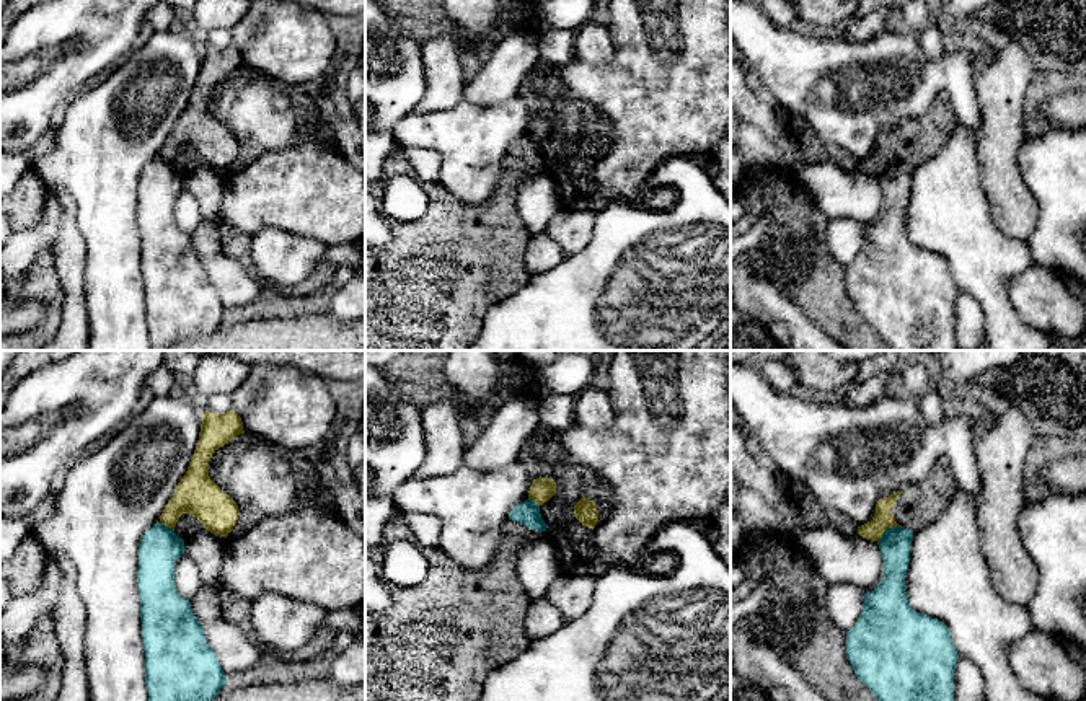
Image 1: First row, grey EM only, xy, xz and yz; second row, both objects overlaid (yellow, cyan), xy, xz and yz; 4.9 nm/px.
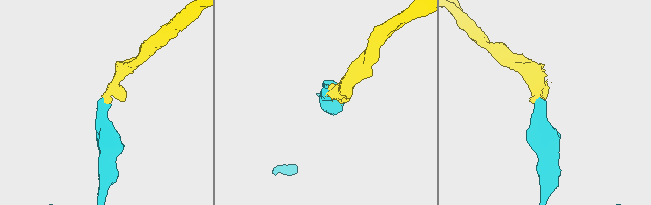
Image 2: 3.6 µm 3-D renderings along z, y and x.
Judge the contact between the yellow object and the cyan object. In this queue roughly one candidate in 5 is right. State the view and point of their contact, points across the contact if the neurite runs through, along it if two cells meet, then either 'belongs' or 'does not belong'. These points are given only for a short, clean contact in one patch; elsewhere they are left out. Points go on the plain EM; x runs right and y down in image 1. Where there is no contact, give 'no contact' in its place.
contact yz (887, 162); border yz (900, 160), (889, 162), (878, 176); does not belong

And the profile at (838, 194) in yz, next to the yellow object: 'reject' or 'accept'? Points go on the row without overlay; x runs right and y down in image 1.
reject

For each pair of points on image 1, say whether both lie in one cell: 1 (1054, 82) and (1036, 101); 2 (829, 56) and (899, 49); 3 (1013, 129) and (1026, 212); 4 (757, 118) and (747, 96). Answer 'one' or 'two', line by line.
1: one
2: one
3: one
4: one

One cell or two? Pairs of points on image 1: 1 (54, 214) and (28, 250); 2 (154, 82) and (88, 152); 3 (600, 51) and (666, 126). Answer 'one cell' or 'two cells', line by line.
1: one cell
2: one cell
3: two cells

